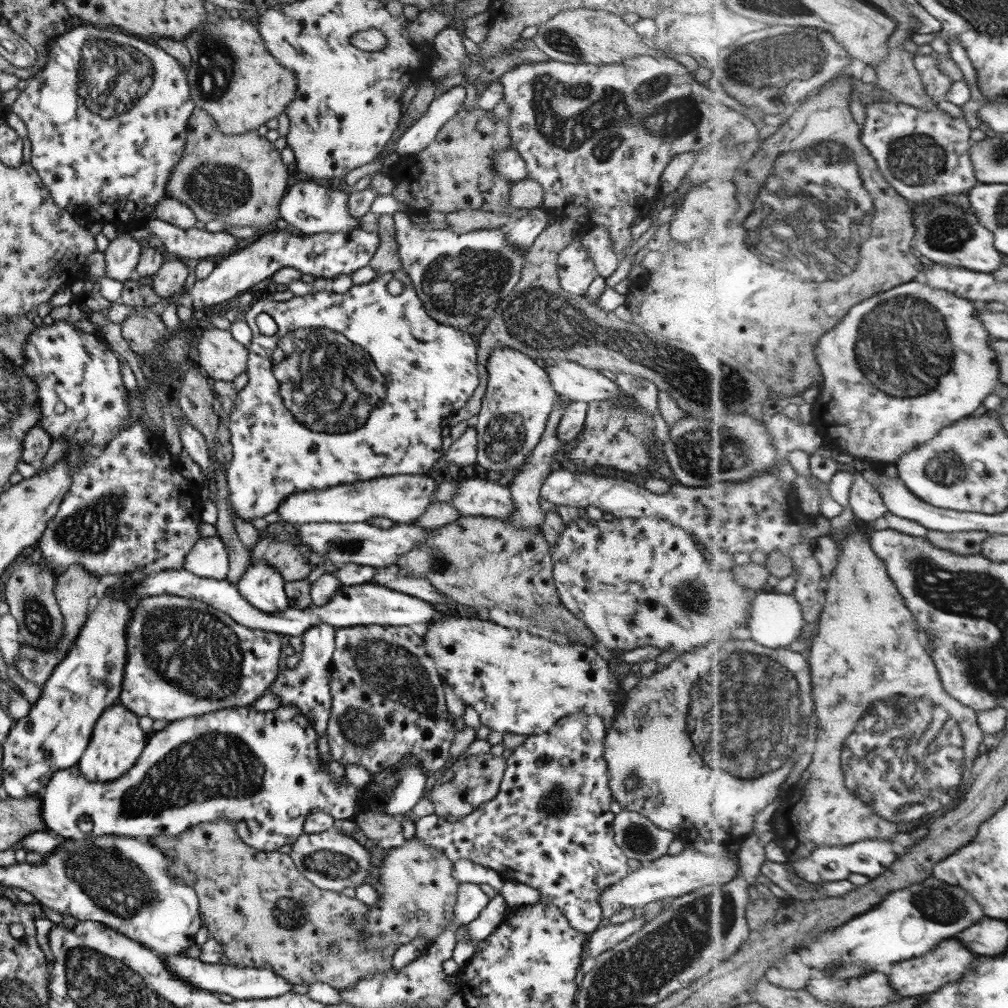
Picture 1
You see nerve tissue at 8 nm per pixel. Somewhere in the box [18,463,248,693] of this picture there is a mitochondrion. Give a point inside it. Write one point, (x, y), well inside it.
(92, 530)

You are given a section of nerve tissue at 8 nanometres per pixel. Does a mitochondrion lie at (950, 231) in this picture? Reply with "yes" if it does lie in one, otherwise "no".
yes

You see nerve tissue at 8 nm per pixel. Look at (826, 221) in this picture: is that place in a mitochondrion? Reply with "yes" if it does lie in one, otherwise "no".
yes

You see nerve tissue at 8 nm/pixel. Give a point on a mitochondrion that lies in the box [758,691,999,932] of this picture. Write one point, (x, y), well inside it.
(939, 903)

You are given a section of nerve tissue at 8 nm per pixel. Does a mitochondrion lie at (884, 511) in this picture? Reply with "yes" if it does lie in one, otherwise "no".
no

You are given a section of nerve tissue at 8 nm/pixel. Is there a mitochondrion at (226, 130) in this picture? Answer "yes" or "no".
no

